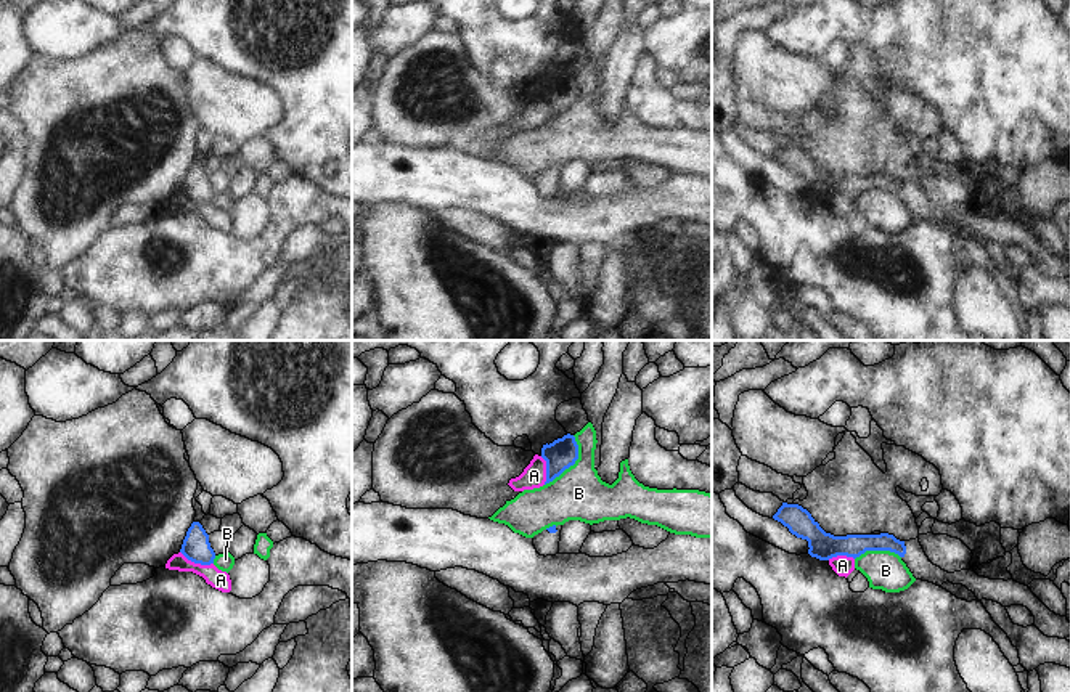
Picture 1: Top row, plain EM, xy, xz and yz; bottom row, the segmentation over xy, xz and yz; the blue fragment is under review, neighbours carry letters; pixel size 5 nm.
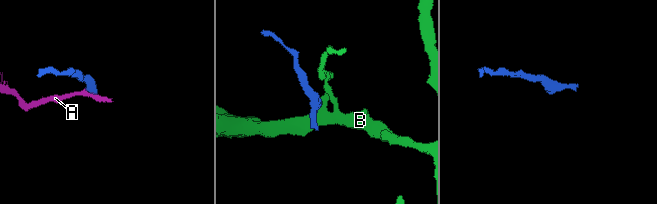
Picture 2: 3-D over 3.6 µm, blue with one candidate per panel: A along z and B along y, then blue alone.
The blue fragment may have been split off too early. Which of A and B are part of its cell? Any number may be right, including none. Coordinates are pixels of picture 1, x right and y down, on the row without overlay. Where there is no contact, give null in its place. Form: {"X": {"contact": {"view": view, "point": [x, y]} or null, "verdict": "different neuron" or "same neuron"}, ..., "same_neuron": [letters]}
{"A": {"contact": {"view": "xy", "point": [196, 203]}, "verdict": "different neuron"}, "B": {"contact": {"view": "xz", "point": [572, 105]}, "verdict": "different neuron"}, "same_neuron": []}

